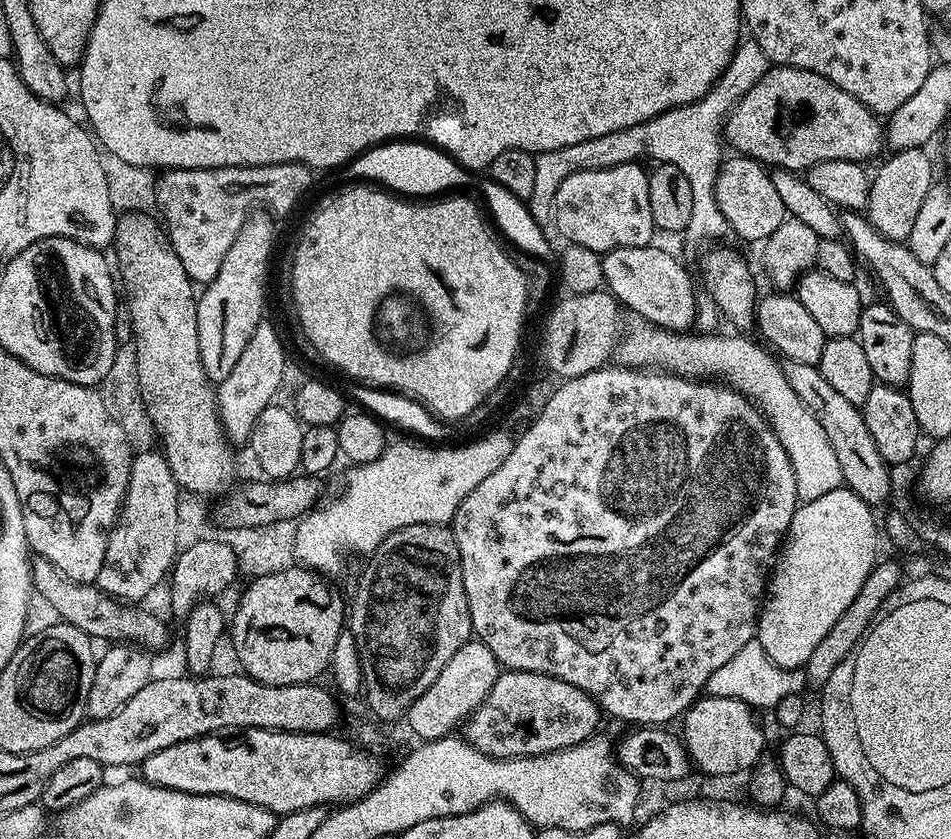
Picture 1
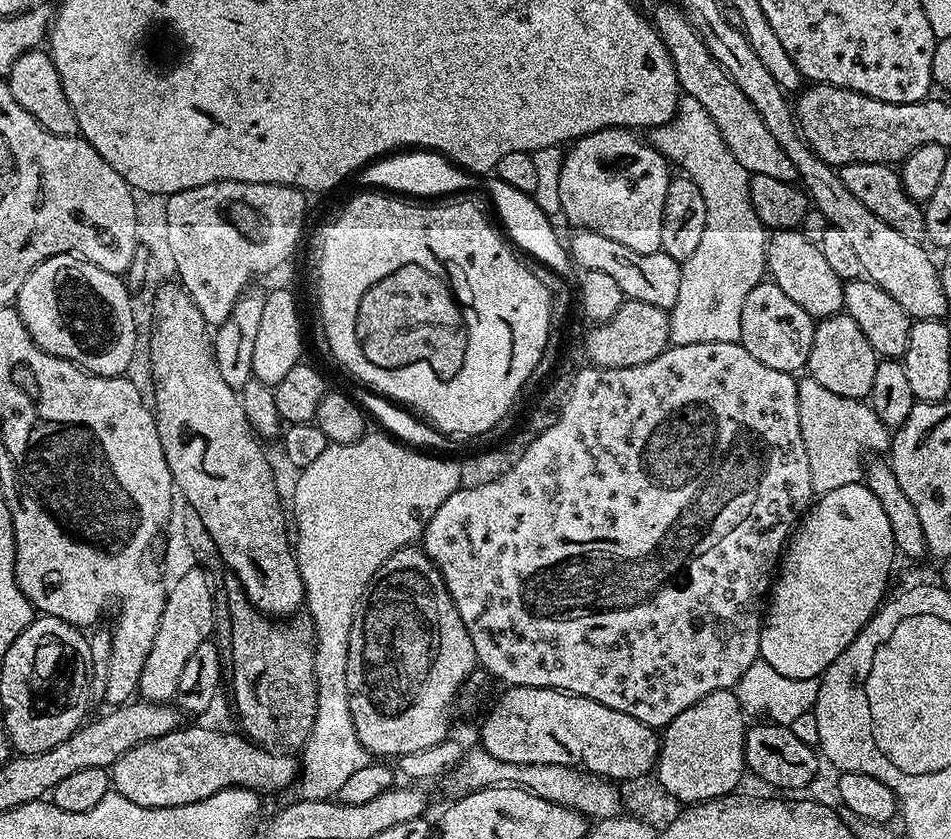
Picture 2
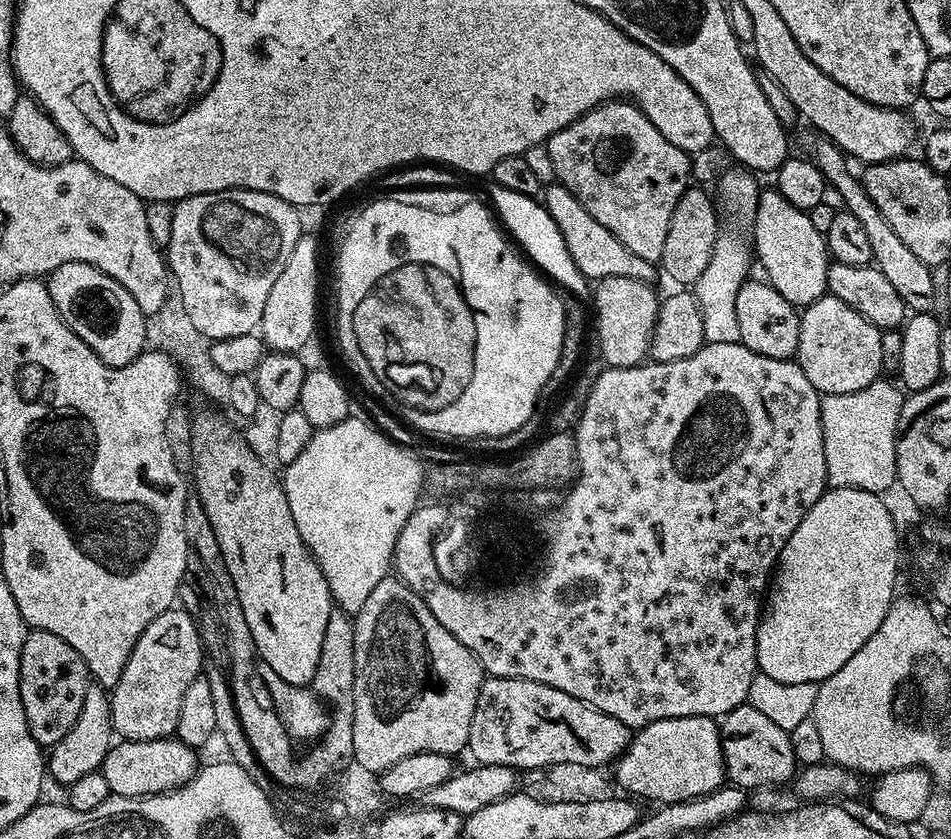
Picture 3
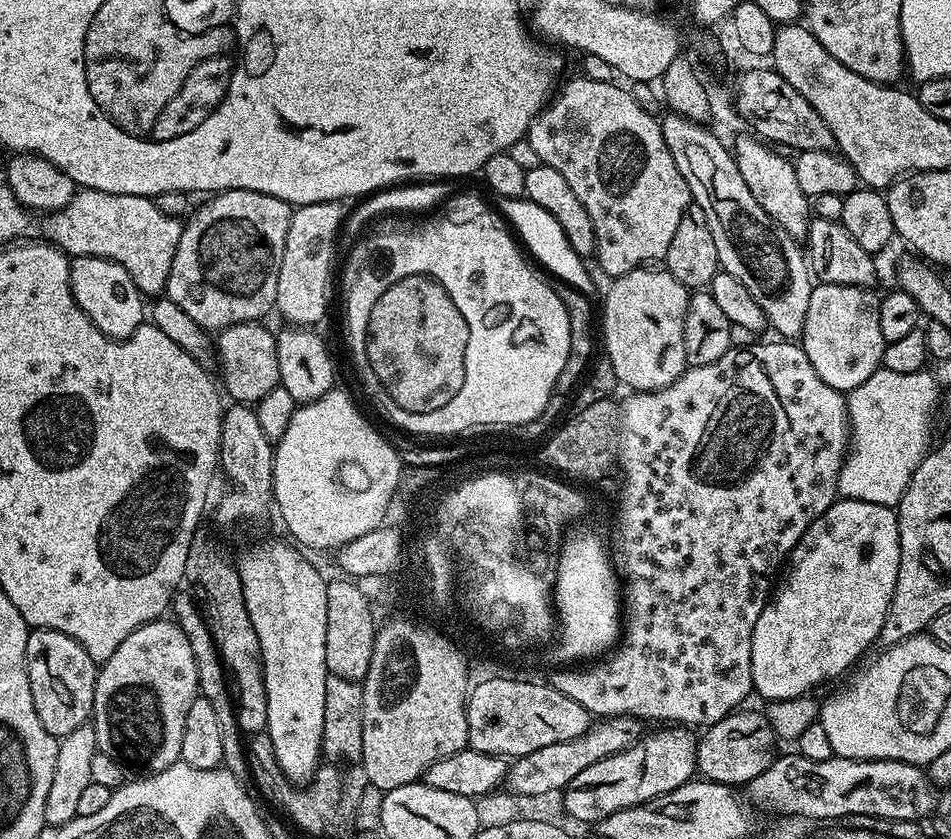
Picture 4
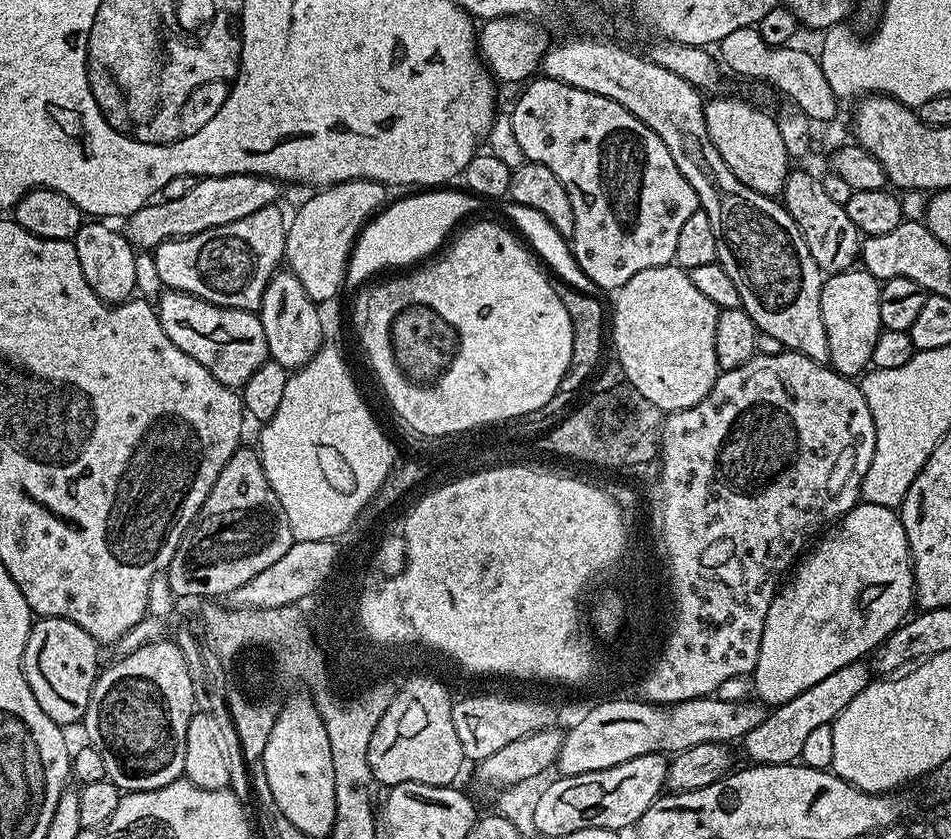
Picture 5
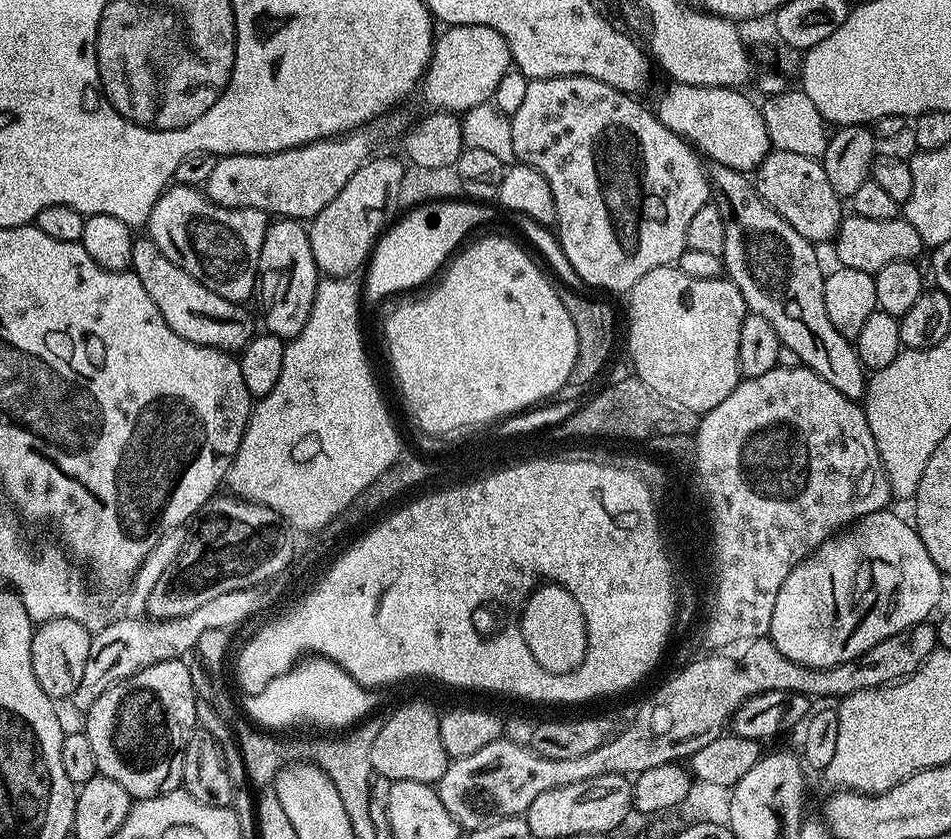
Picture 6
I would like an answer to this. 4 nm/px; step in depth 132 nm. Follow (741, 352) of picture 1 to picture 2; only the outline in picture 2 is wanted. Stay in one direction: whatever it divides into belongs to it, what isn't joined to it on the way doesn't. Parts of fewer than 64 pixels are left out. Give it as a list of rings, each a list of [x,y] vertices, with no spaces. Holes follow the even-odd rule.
[[[807,374],[796,381],[798,390],[798,426],[802,428],[802,442],[806,444],[806,458],[810,460],[812,491],[823,494],[838,490],[838,486],[855,484],[861,479],[860,455],[882,433],[882,425],[874,414],[871,403],[851,400],[826,390]]]

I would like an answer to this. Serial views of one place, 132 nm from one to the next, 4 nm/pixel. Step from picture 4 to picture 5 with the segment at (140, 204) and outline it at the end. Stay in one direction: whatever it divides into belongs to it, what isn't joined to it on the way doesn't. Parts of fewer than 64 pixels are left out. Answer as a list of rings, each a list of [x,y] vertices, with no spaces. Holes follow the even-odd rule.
[[[254,174],[206,176],[197,179],[193,184],[196,185],[186,189],[181,196],[164,200],[161,204],[149,202],[134,215],[127,217],[126,235],[129,242],[140,250],[154,250],[167,240],[180,240],[183,236],[193,236],[214,226],[226,226],[226,222],[238,222],[238,218],[246,218],[246,214],[254,214],[254,210],[276,204],[281,188],[281,185],[269,176]]]

